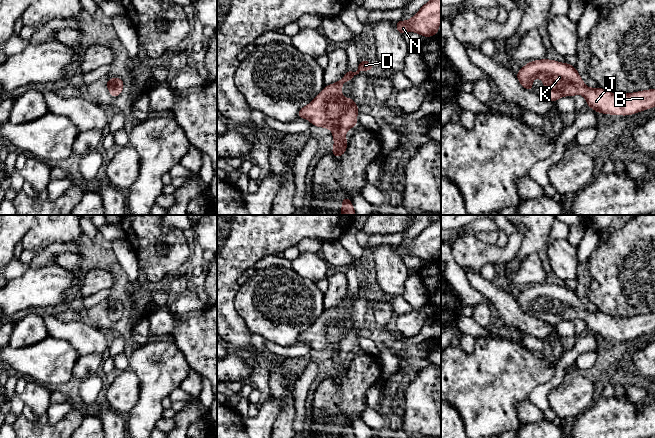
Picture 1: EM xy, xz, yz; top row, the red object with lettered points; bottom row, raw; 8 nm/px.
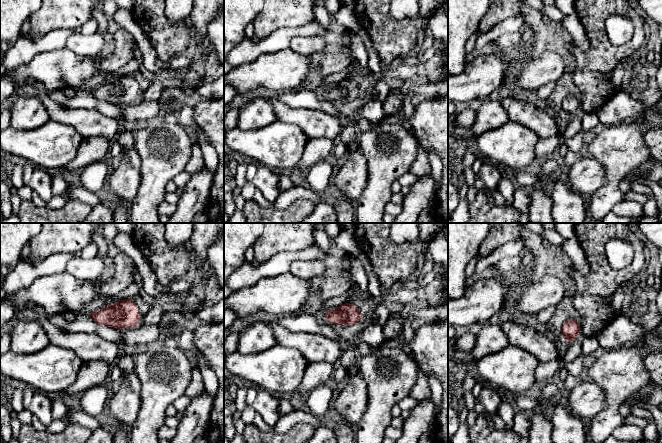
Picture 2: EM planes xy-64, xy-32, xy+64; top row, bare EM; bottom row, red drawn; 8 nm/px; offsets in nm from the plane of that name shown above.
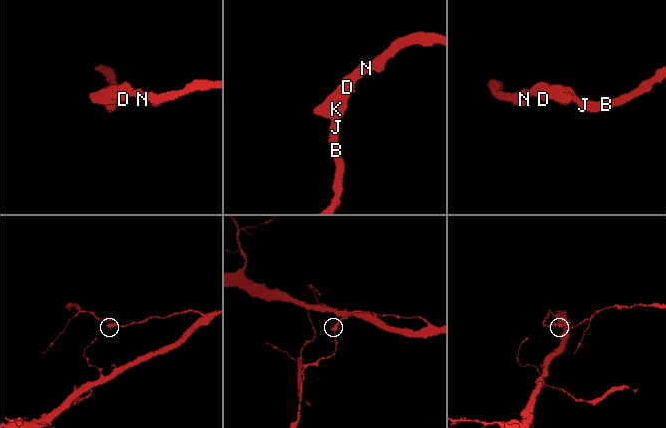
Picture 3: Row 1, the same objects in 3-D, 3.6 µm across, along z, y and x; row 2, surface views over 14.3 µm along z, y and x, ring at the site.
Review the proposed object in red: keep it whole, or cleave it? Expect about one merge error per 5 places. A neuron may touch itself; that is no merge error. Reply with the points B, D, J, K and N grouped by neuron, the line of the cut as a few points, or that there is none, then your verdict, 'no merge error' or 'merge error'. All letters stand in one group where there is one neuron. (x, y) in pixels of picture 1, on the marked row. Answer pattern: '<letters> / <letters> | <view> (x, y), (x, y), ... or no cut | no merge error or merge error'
B D J K N | no cut | no merge error

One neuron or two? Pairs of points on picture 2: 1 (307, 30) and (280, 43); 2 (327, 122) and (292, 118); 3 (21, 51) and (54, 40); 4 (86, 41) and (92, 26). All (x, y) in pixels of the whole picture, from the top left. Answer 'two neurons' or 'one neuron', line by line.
1: one neuron
2: one neuron
3: one neuron
4: two neurons

